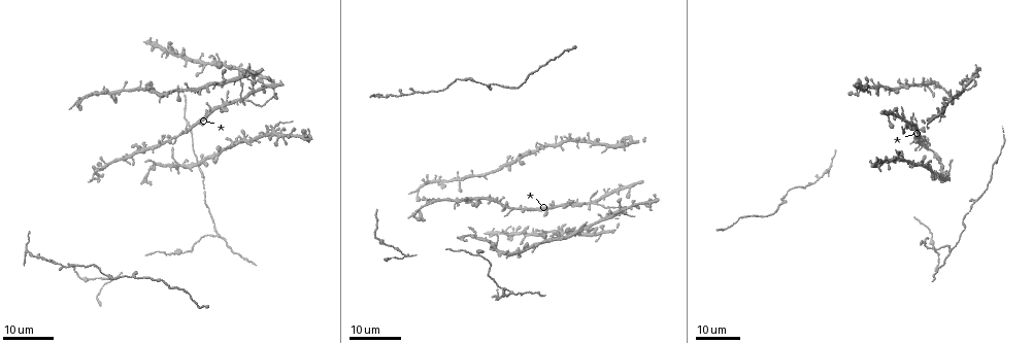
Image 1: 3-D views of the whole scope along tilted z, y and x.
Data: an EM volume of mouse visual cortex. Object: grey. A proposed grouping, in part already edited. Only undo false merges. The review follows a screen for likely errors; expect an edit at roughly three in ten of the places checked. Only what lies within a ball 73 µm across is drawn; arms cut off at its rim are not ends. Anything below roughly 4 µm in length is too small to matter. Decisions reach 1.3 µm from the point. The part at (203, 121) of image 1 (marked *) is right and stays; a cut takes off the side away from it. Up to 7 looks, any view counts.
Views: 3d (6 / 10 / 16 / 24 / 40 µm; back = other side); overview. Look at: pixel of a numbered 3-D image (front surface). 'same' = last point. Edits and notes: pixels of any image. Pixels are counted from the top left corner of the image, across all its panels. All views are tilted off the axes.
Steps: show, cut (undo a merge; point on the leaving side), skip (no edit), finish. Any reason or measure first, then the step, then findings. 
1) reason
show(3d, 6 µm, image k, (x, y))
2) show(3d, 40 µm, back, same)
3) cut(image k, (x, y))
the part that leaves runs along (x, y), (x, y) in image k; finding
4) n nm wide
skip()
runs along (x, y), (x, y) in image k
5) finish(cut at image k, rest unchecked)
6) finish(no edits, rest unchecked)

side arm on a straight run
show(3d, 24 µm, image 1, (952, 249))

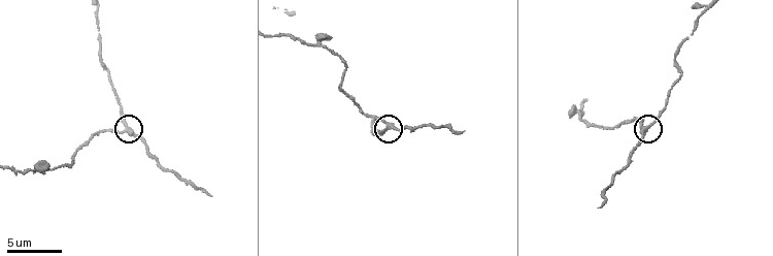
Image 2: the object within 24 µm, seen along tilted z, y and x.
zoom in
show(3d, 10 µm, image 2, (386, 122))

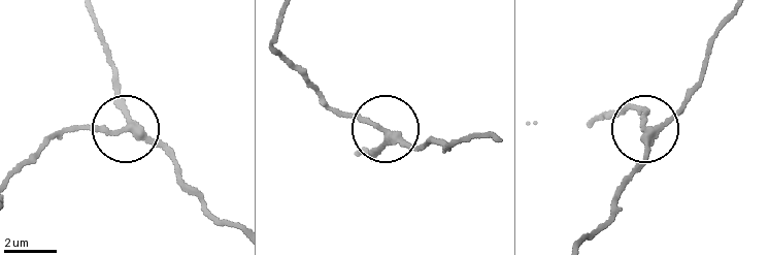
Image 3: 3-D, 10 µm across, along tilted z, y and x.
skip()
all the same cell

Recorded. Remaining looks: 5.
three-way junction
show(3d, 16 µm, image 1, (406, 255))

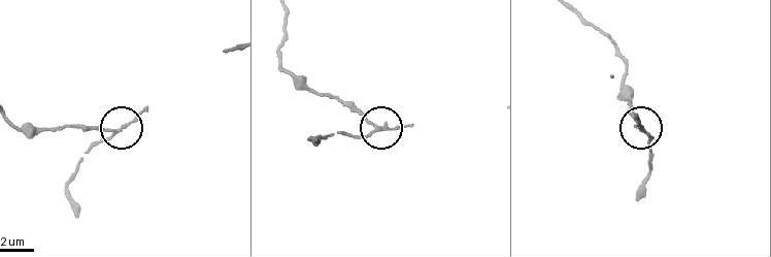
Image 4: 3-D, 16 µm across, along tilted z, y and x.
show(3d, 10 µm, image 4, (116, 133))

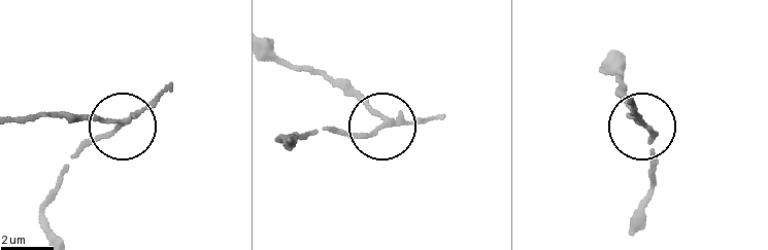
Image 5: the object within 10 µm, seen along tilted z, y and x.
zoom in
show(3d, 6 µm, image 5, (119, 122))

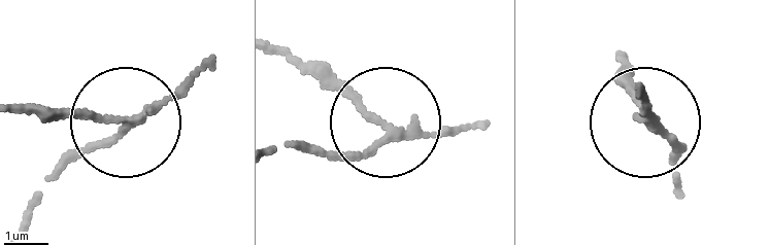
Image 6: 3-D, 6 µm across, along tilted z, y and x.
160 nm wide
cut(image 6, (62, 110))
a second cell is stuck on

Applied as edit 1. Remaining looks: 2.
three arms meet
show(3d, 16 µm, image 1, (974, 200))

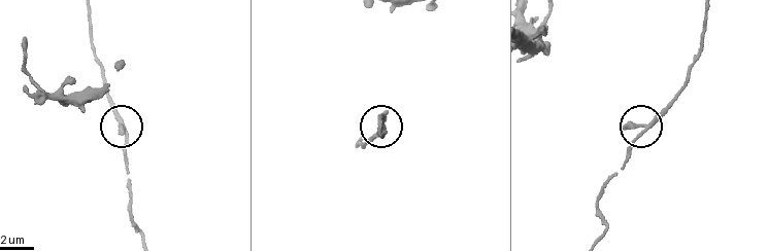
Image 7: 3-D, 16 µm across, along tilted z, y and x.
show(3d, 6 µm, image 7, (644, 127))

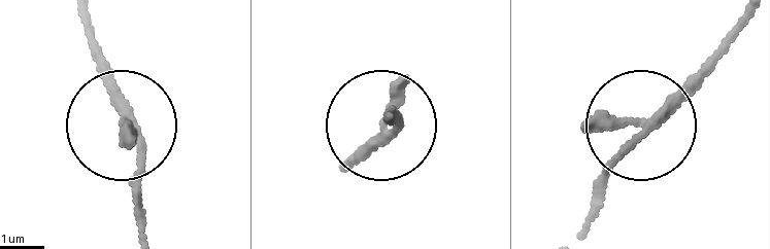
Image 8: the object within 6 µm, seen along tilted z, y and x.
skip()
one cell here

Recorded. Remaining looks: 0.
finish(cut at image 6, rest unchecked)

